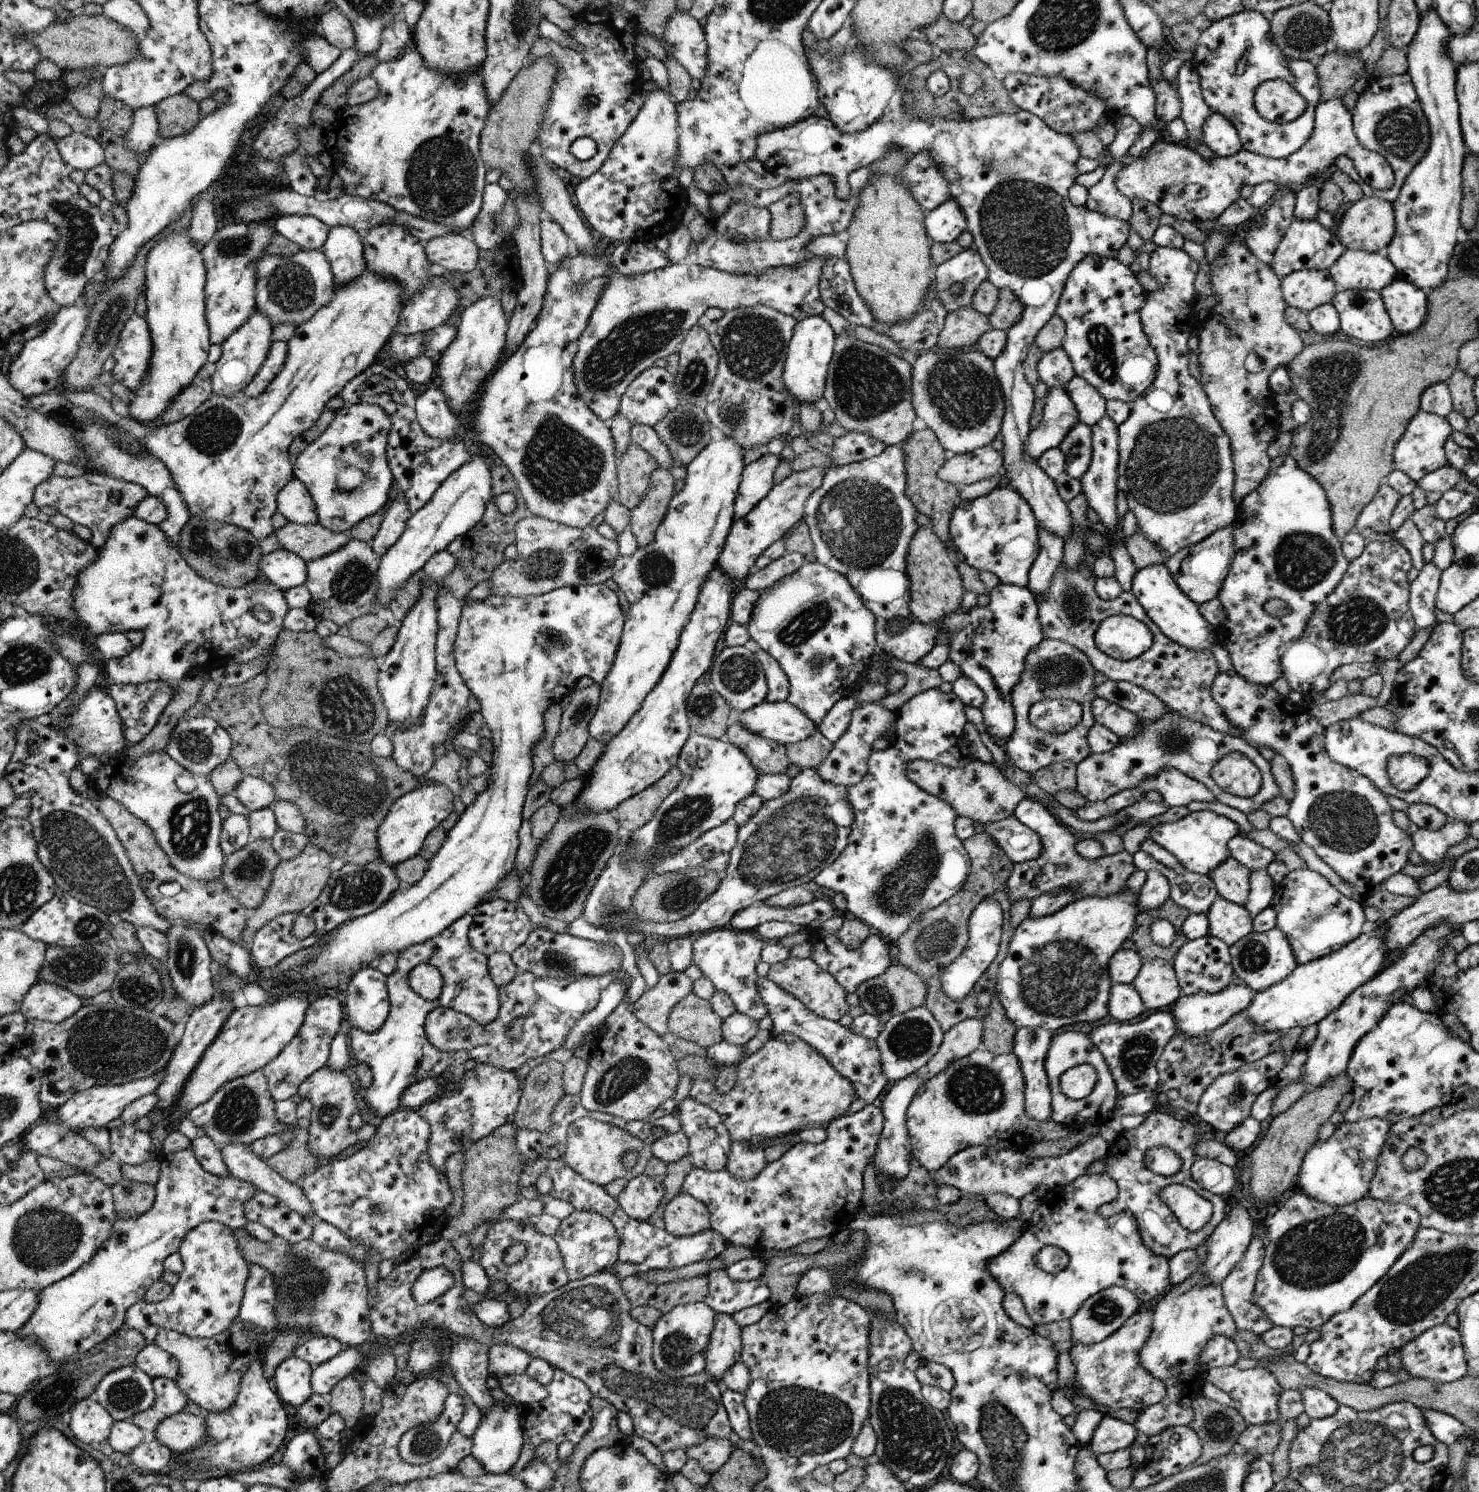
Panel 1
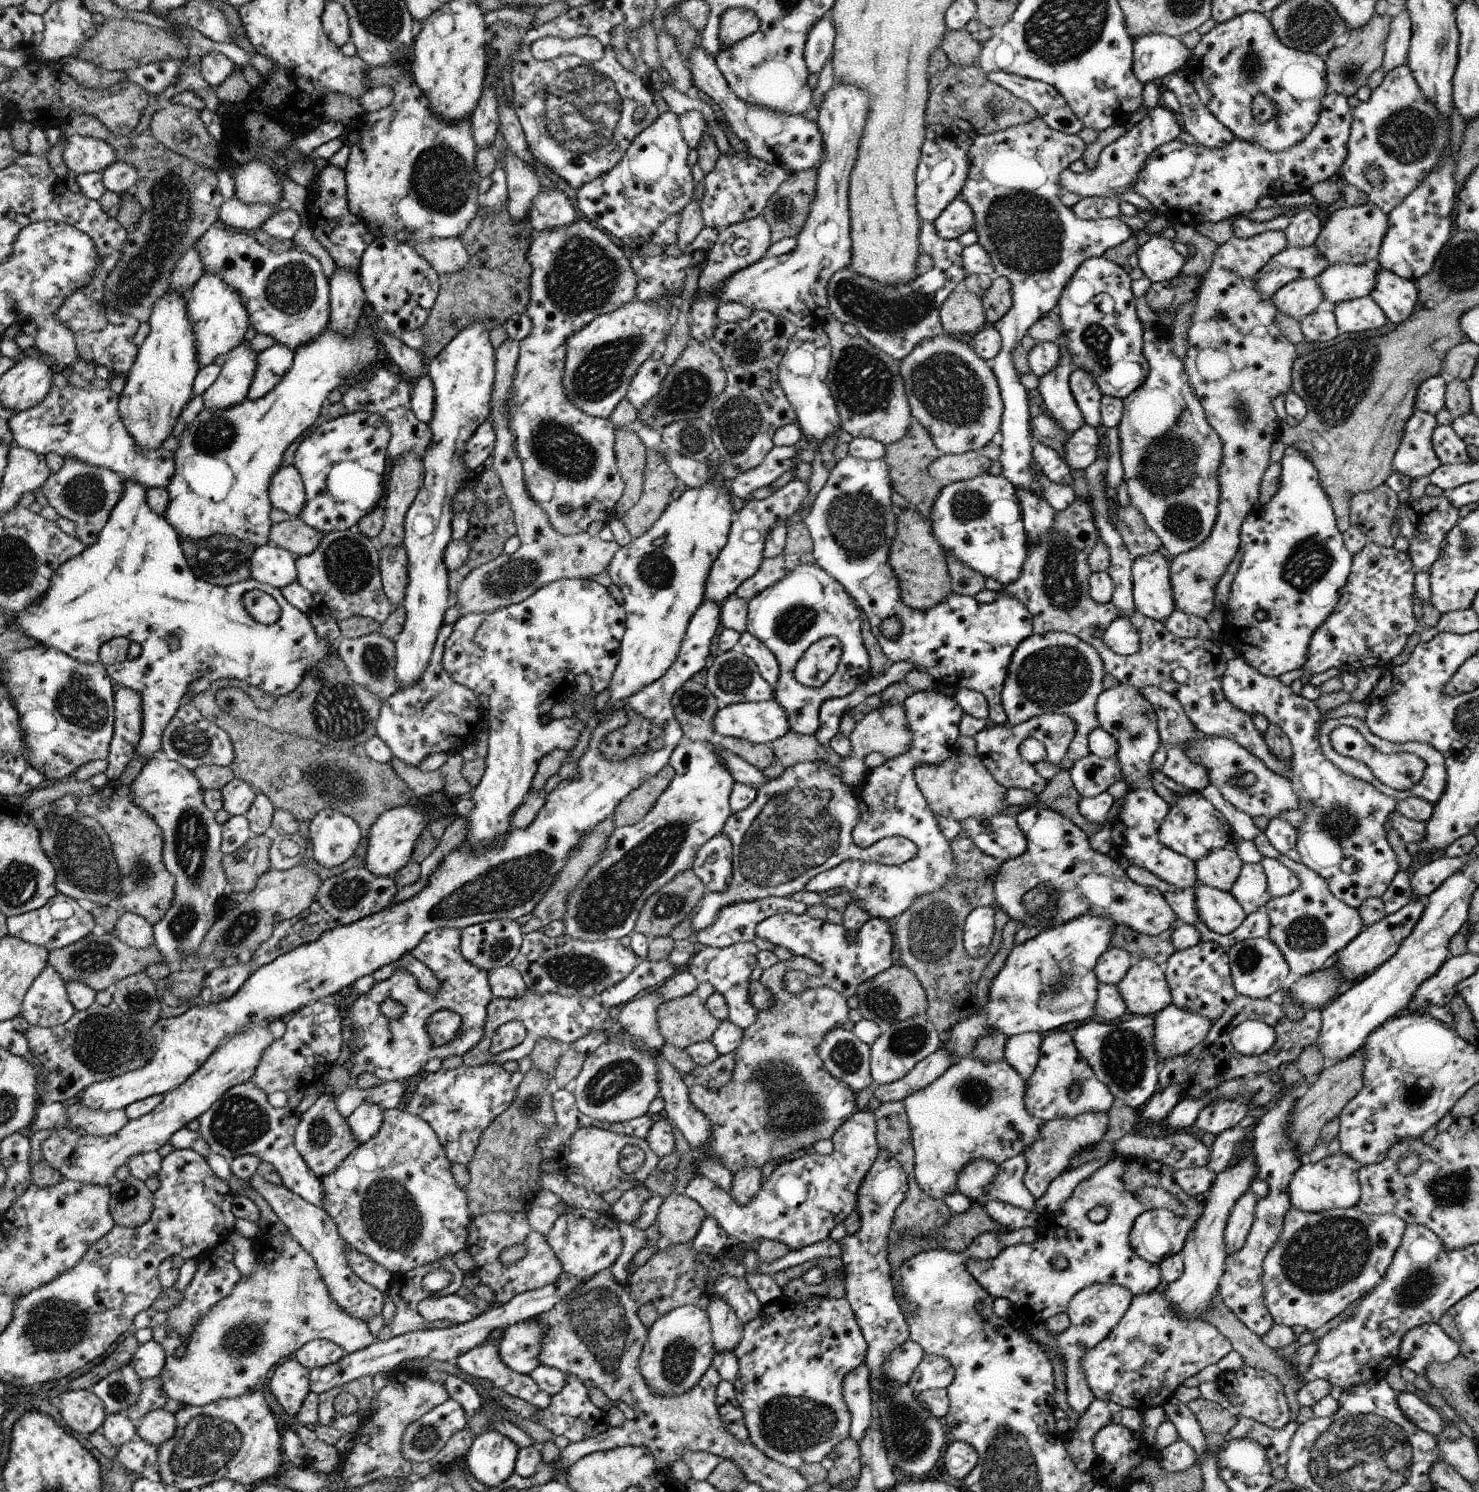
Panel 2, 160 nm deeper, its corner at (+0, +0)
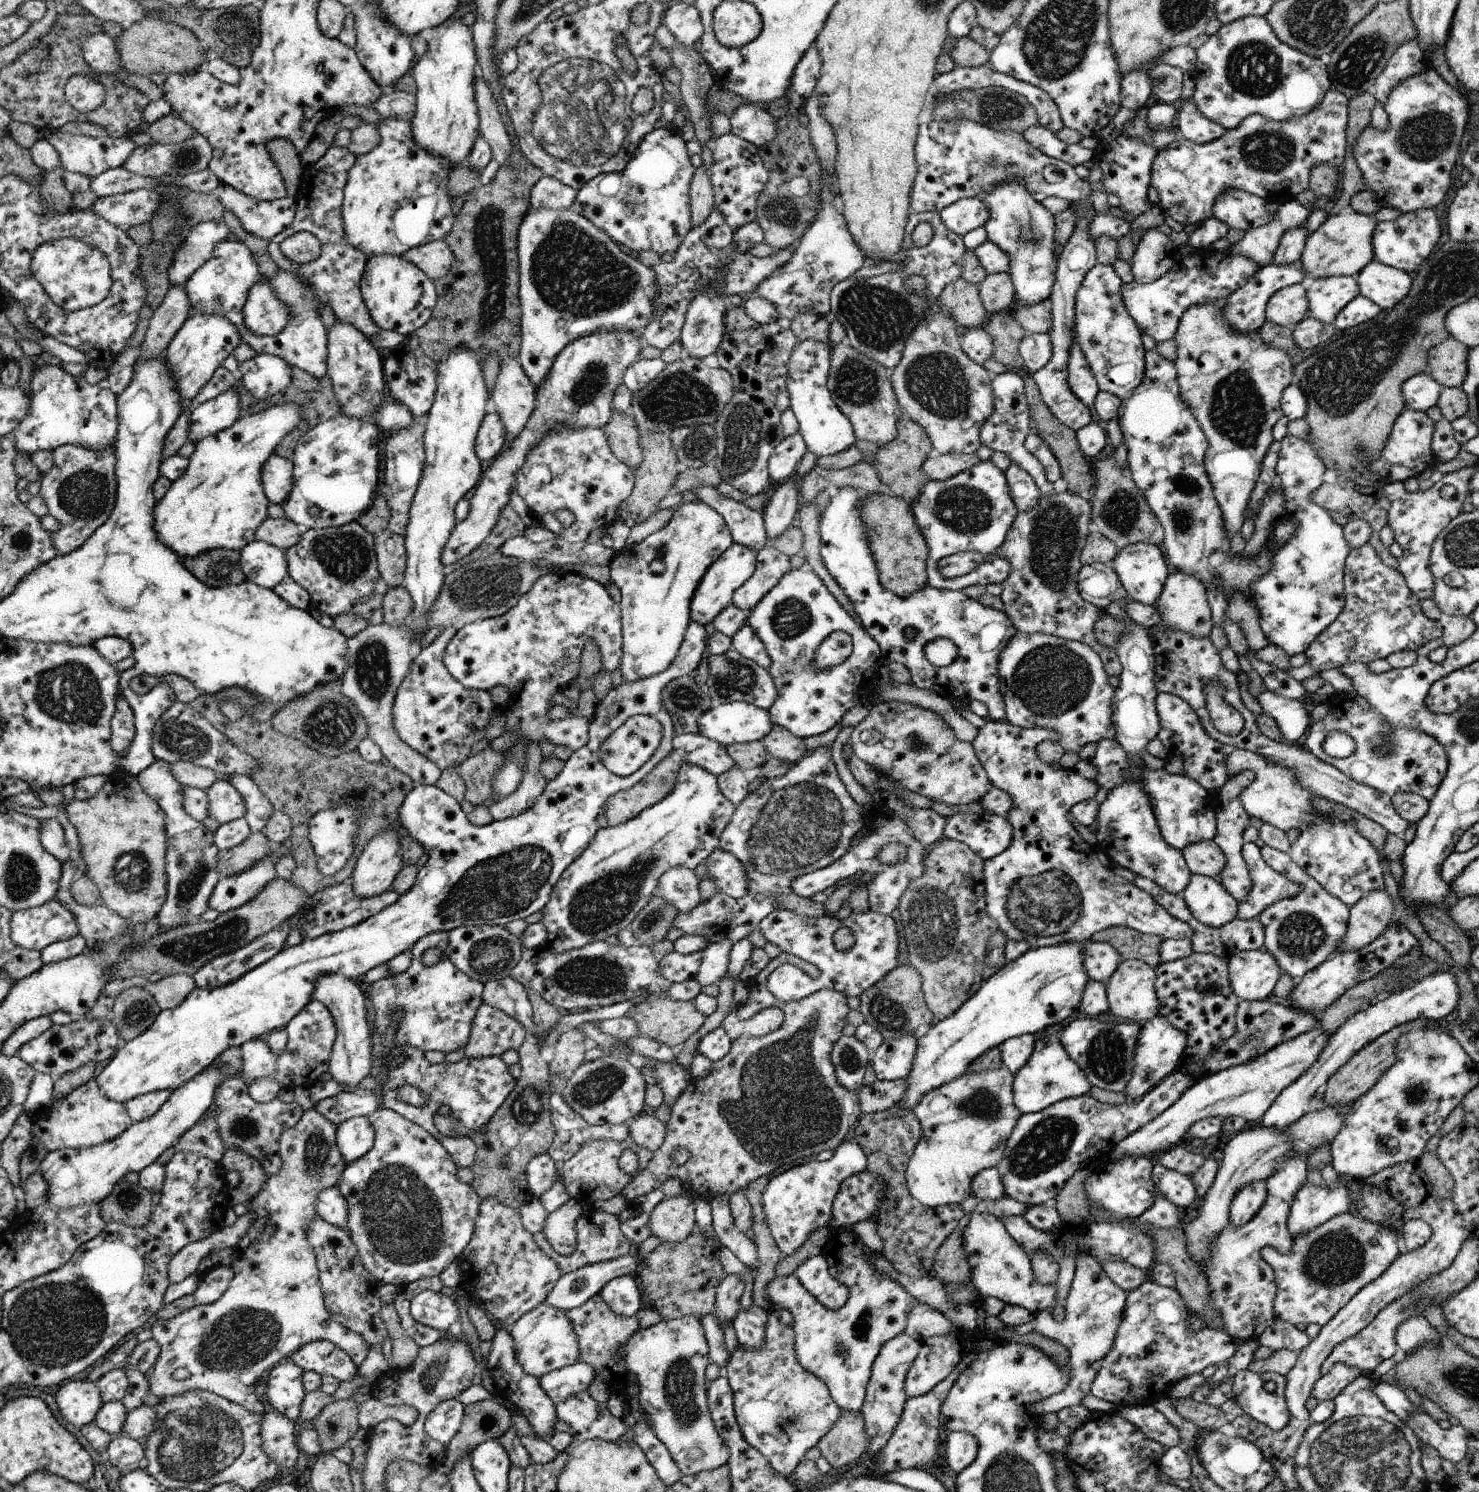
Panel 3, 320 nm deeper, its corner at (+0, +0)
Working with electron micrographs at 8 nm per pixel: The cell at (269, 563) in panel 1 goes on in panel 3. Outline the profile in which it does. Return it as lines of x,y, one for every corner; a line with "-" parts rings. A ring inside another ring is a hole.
254,540
239,551
240,568
248,581
273,589
288,574
286,551
264,541

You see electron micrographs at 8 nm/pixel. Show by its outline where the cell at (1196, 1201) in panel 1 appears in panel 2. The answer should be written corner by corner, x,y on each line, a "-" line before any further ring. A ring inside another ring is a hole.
1116,1154
1113,1159
1104,1163
1104,1166
1098,1167
1091,1175
1082,1179
1072,1191
1072,1196
1061,1205
1057,1212
1039,1214
1035,1228
1037,1239
1032,1244
1022,1243
1004,1247
992,1260
968,1262
967,1267
975,1276
978,1284
981,1284
982,1288
995,1299
1011,1300
1015,1306
1016,1318
1036,1317
1036,1321
1040,1320
1042,1324
1051,1316
1066,1313
1069,1300
1089,1284
1116,1284
1127,1288
1133,1295
1141,1295
1156,1288
1163,1288
1158,1265
1149,1263
1135,1254
1129,1243
1129,1232
1135,1218
1146,1210
1167,1208
1177,1216
1182,1216
1185,1213
1185,1207
1175,1195
1162,1188
1144,1187
1137,1191
1127,1189
1123,1181
1127,1158
1129,1164
1130,1156
-
1096,1207
1104,1207
1107,1210
1106,1218
1098,1221
1090,1219
1089,1212
-
1057,1255
1067,1259
1066,1268
1055,1269
1053,1261

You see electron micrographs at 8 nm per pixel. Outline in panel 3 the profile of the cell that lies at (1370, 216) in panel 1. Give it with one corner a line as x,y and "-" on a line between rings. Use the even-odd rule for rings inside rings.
1346,208
1335,216
1327,217
1322,226
1306,239
1299,262
1305,272
1306,280
1333,276
1356,276
1372,259
1372,237
1377,220
1374,216
1357,213

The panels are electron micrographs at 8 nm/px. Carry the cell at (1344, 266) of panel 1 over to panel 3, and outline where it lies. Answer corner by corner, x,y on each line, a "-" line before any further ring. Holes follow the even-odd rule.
1357,276
1319,278
1305,281
1303,285
1307,292
1310,316
1329,325
1359,295

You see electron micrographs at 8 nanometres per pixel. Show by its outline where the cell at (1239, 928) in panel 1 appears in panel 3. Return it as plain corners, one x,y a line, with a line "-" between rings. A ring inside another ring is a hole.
1193,874
1182,896
1194,918
1205,925
1218,928
1236,918
1237,900
1218,878

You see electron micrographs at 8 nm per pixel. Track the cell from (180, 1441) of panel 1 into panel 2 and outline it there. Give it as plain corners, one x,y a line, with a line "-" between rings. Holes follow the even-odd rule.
156,1409
147,1412
137,1425
137,1435
150,1444
160,1446
169,1441
176,1428
176,1419
173,1413
166,1409

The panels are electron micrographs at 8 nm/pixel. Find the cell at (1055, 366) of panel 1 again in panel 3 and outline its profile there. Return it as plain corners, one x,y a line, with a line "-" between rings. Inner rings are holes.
1027,333
1019,344
1019,353
1024,365
1035,373
1050,362
1053,348
1046,333

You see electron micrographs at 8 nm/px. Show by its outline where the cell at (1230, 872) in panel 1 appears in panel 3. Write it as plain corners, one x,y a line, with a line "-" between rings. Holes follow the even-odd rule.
1213,840
1186,845
1181,851
1192,875
1218,878
1224,868
1224,853

